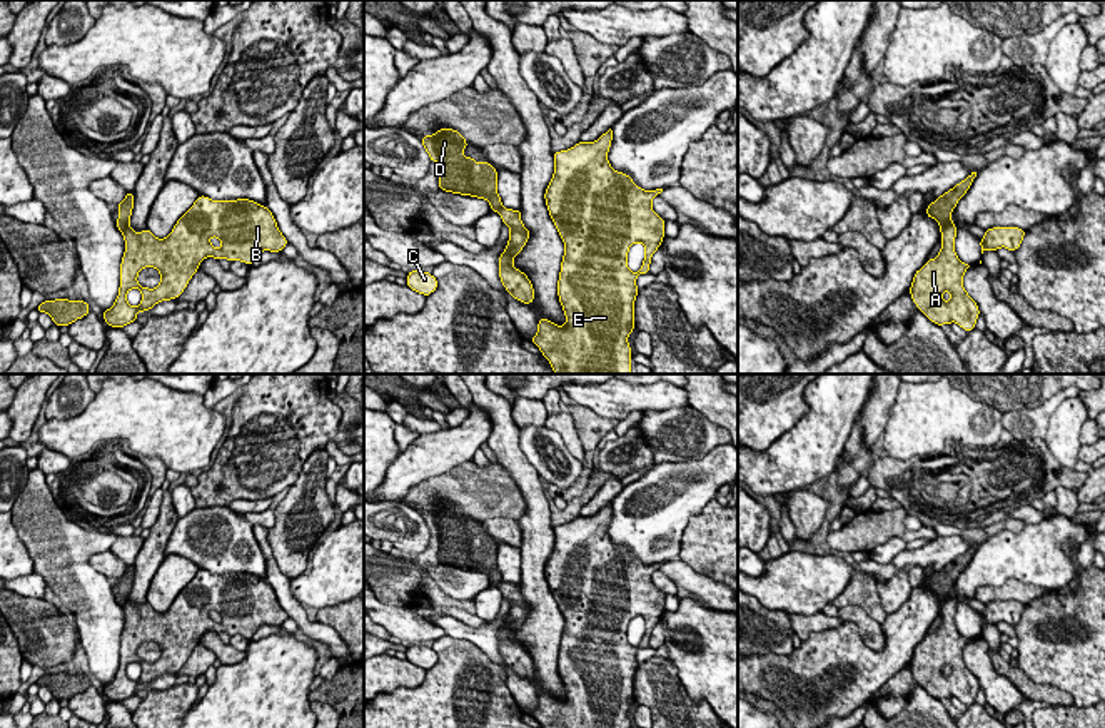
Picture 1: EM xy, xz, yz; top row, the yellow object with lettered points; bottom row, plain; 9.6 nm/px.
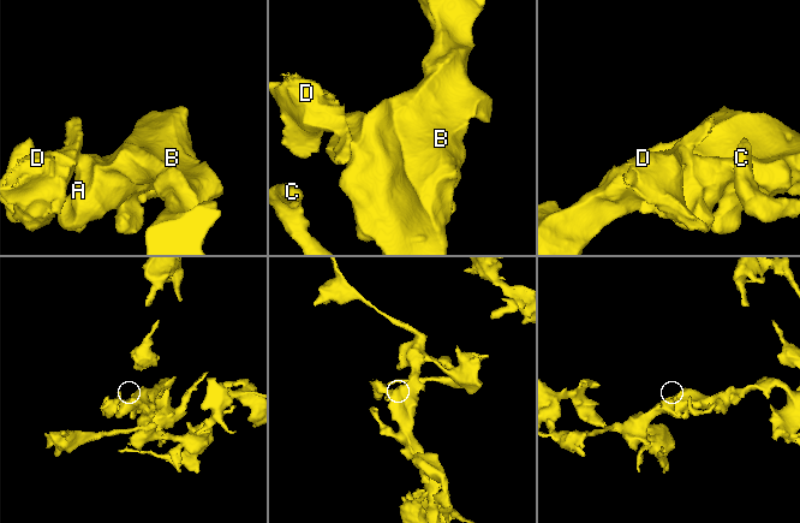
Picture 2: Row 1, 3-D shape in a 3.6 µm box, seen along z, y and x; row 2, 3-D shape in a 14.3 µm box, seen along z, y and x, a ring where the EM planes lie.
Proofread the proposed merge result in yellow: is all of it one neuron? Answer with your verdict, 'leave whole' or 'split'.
split

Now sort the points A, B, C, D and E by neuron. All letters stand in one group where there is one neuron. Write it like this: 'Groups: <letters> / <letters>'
Groups: A B C E / D

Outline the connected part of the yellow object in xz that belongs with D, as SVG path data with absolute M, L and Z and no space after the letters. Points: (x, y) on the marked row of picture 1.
M439 129L434 135L424 135L421 142L431 162L439 164L439 190L484 199L492 212L502 207L496 187L497 170L489 162L462 155L469 144L461 132Z

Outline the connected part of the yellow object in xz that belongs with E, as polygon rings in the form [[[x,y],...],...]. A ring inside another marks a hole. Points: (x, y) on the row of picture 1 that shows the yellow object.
[[[609,129],[594,142],[578,142],[552,154],[554,174],[544,200],[564,242],[558,297],[566,322],[561,327],[541,317],[531,342],[549,361],[554,374],[631,374],[628,337],[636,329],[636,279],[649,274],[651,257],[664,239],[664,219],[651,205],[663,189],[643,190],[628,174],[614,170],[608,160],[611,140]],[[638,242],[644,245],[644,260],[641,269],[633,272],[628,269],[628,252]]]

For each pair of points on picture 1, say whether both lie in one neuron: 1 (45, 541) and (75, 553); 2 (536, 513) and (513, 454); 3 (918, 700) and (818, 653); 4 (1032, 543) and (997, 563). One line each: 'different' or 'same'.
1: same
2: same
3: different
4: same

